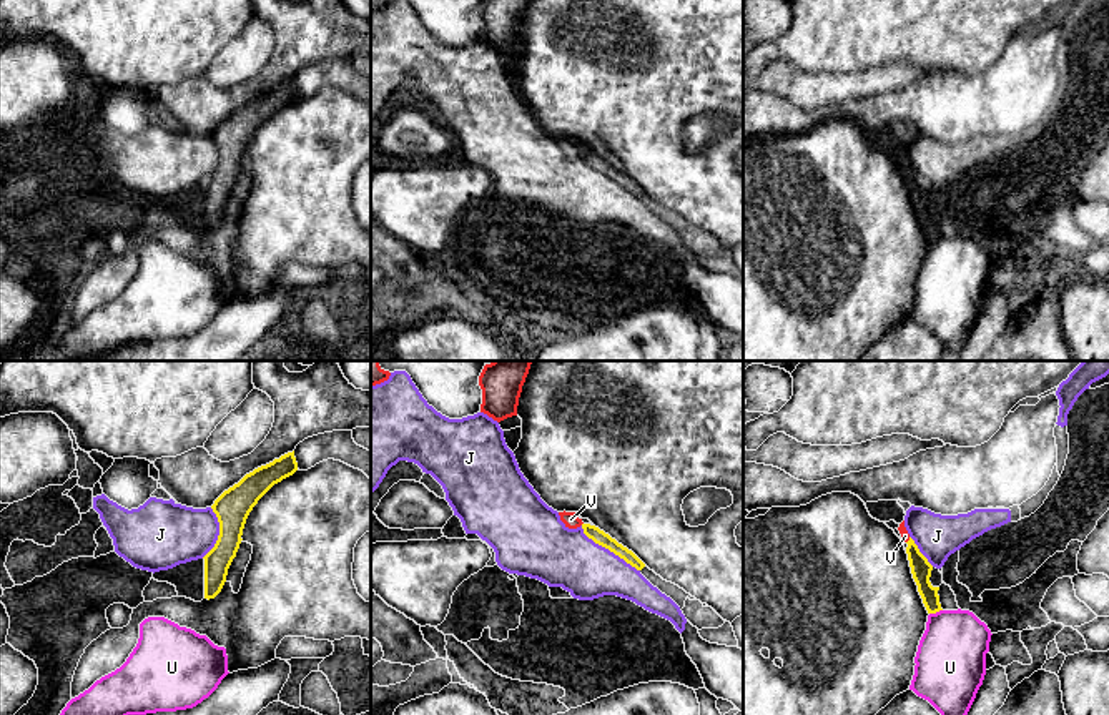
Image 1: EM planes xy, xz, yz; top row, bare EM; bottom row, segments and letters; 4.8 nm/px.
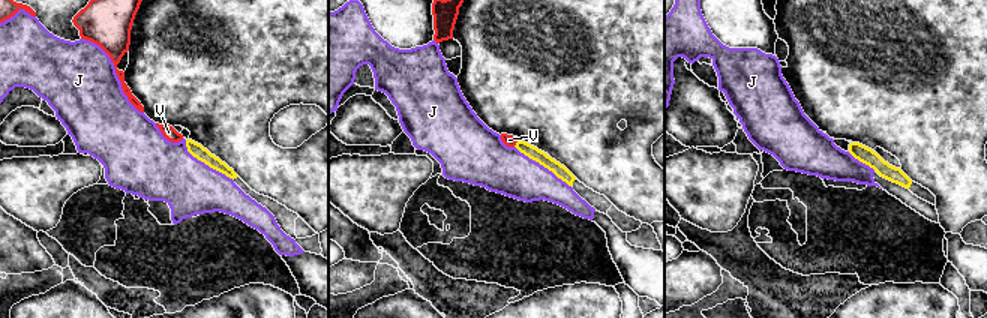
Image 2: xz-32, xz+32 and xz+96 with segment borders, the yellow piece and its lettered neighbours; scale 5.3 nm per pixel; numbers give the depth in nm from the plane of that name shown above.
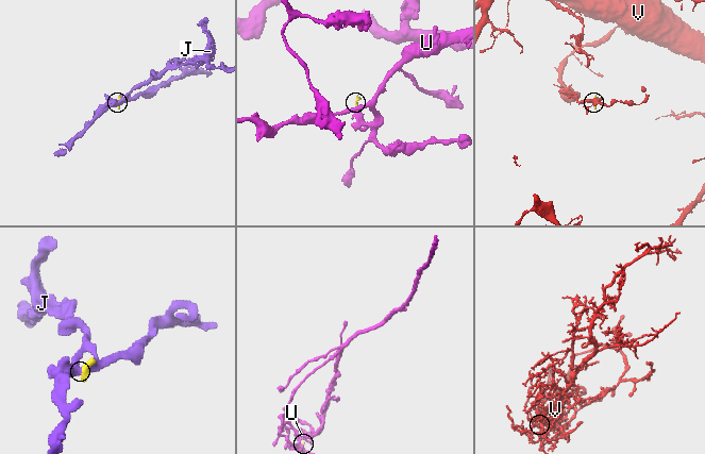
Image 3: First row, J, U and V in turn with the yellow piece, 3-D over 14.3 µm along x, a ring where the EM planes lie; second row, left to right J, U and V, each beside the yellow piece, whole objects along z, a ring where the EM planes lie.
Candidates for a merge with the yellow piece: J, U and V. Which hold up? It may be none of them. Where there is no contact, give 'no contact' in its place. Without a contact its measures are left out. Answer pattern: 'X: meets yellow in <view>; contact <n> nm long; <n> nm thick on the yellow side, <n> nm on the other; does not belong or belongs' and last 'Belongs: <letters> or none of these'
J: meets yellow in xz; contact 360 nm long; 70 nm thick on the yellow side, 280 nm on the other; does not belong
U: meets yellow in yz; contact 70 nm long; 100 nm thick on the yellow side, 340 nm on the other; does not belong
V: meets yellow in yz; contact 40 nm long; 100 nm thick on the yellow side, 50 nm on the other; does not belong
Belongs: none of these

